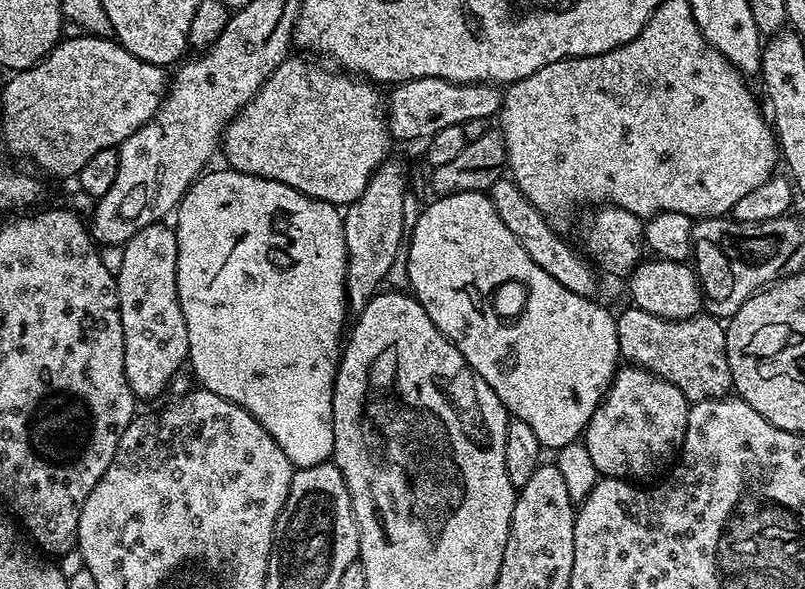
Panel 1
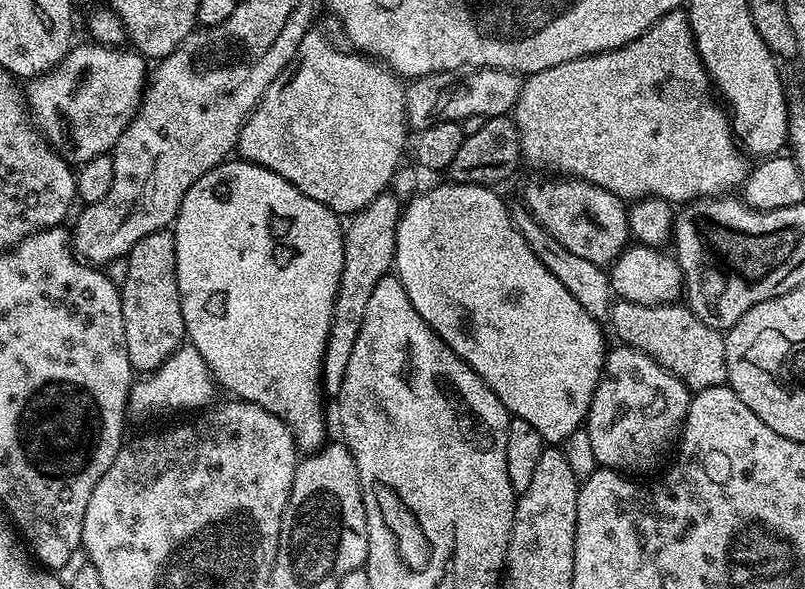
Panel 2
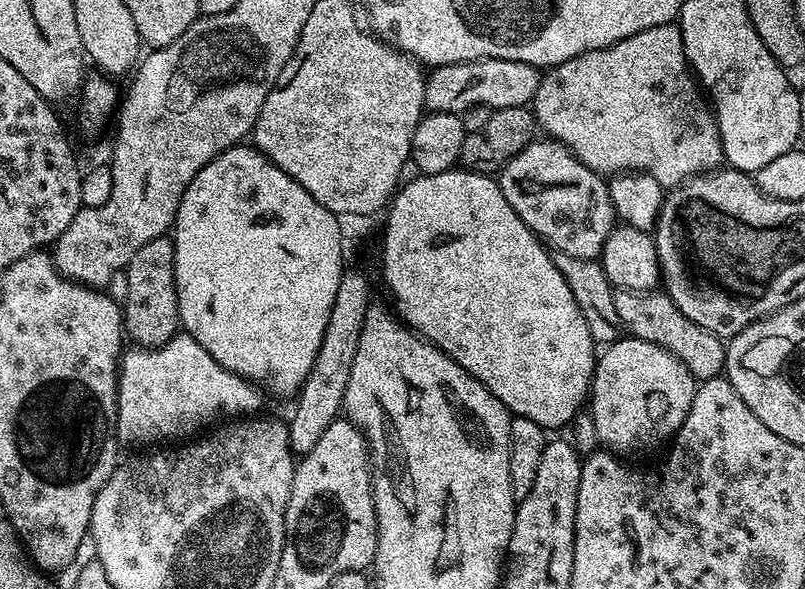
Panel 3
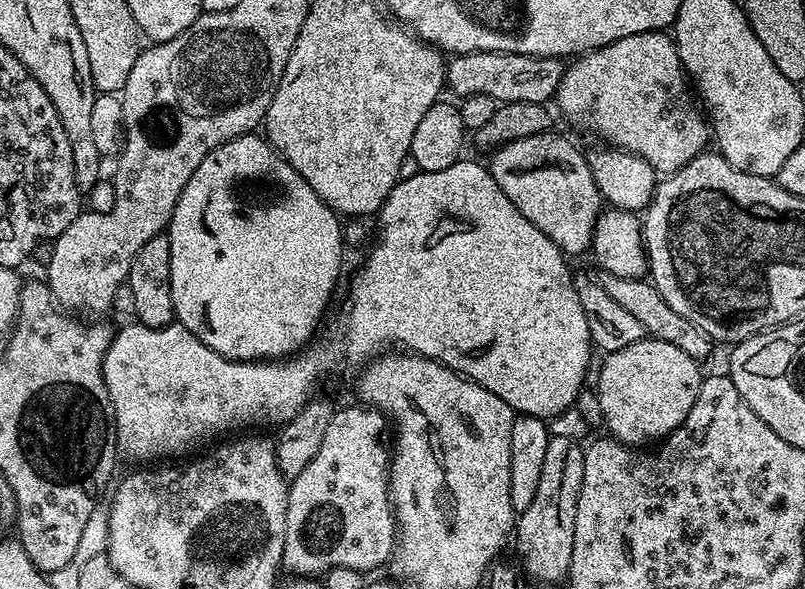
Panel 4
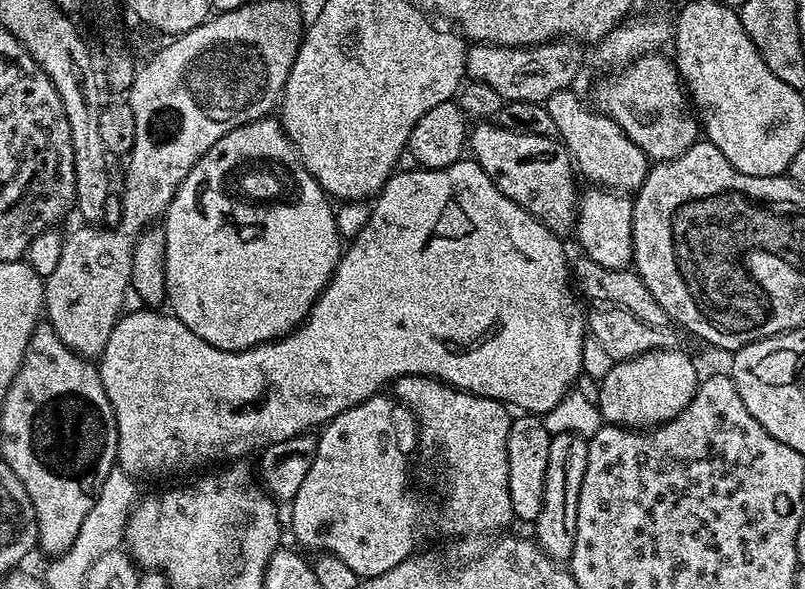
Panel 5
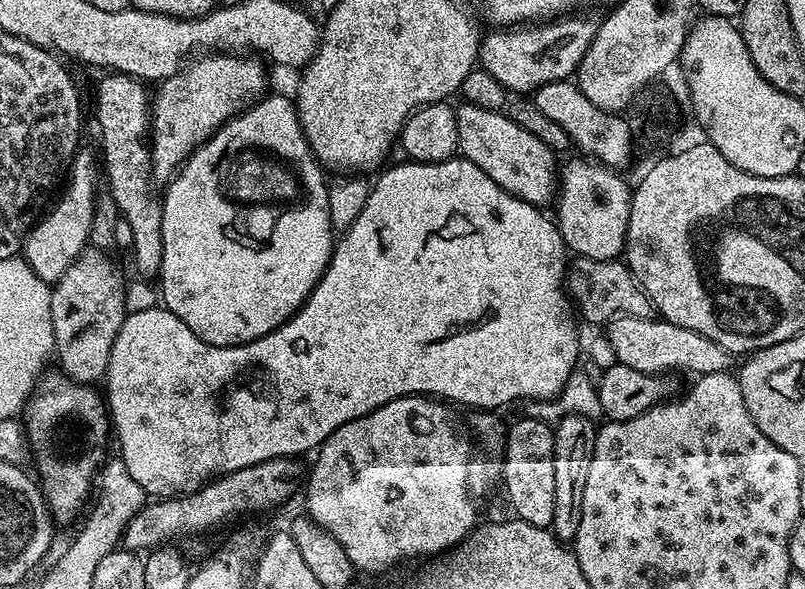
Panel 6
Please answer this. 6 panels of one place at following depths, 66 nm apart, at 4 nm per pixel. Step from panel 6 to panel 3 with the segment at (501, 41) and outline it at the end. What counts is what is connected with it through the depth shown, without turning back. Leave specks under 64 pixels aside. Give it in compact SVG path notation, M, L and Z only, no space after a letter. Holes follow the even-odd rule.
M485 58L457 64L437 64L427 73L424 106L428 112L465 112L470 106L490 109L519 108L531 105L540 85L541 69L526 62L510 62L502 58Z

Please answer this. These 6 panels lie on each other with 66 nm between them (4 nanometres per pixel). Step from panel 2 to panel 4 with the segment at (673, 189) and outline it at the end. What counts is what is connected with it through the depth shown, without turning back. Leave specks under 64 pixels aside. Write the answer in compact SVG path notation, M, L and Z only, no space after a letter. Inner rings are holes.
M657 30L616 40L573 59L564 69L554 104L570 123L601 136L605 145L646 158L658 174L671 174L710 144L709 121L702 112L700 117L691 95L673 37Z

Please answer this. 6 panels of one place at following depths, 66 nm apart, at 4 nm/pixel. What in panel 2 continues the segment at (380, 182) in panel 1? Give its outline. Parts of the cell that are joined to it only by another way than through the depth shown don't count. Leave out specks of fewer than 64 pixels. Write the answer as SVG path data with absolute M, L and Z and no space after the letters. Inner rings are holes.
M390 192L378 195L370 205L356 212L346 226L343 248L343 270L339 278L339 288L332 307L330 334L327 336L326 350L323 354L321 389L330 396L340 392L346 374L350 353L354 350L358 333L365 318L371 291L378 279L387 275L395 263L397 222L402 211L401 203Z

